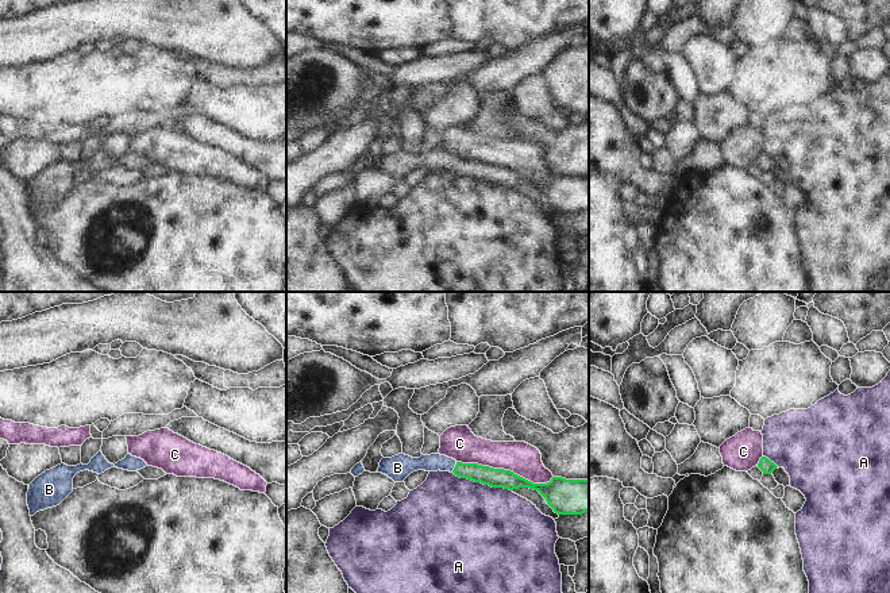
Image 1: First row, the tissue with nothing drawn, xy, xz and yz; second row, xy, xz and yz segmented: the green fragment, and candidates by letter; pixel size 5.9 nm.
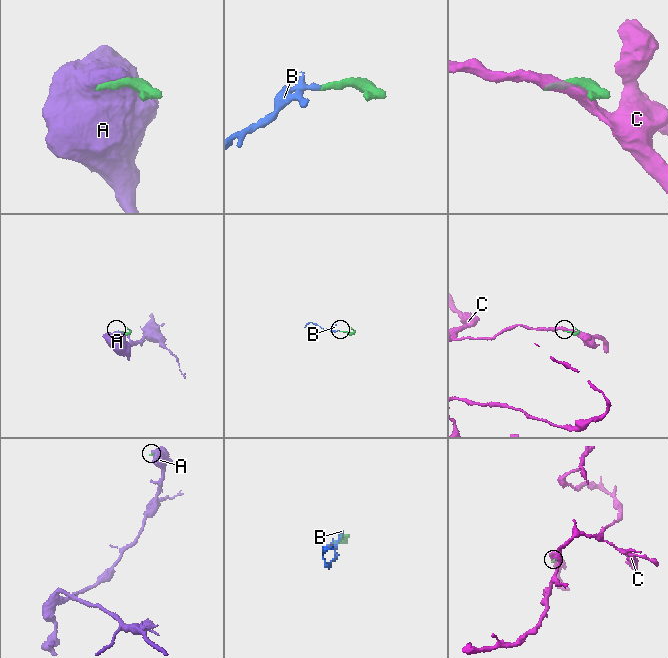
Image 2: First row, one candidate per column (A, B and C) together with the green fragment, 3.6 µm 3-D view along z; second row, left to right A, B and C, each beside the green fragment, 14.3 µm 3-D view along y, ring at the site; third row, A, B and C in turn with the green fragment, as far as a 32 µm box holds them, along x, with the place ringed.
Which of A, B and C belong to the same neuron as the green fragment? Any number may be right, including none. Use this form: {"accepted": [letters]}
{"accepted": ["B"]}

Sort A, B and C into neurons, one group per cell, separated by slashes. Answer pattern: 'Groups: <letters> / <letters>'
Groups: A / B / C

